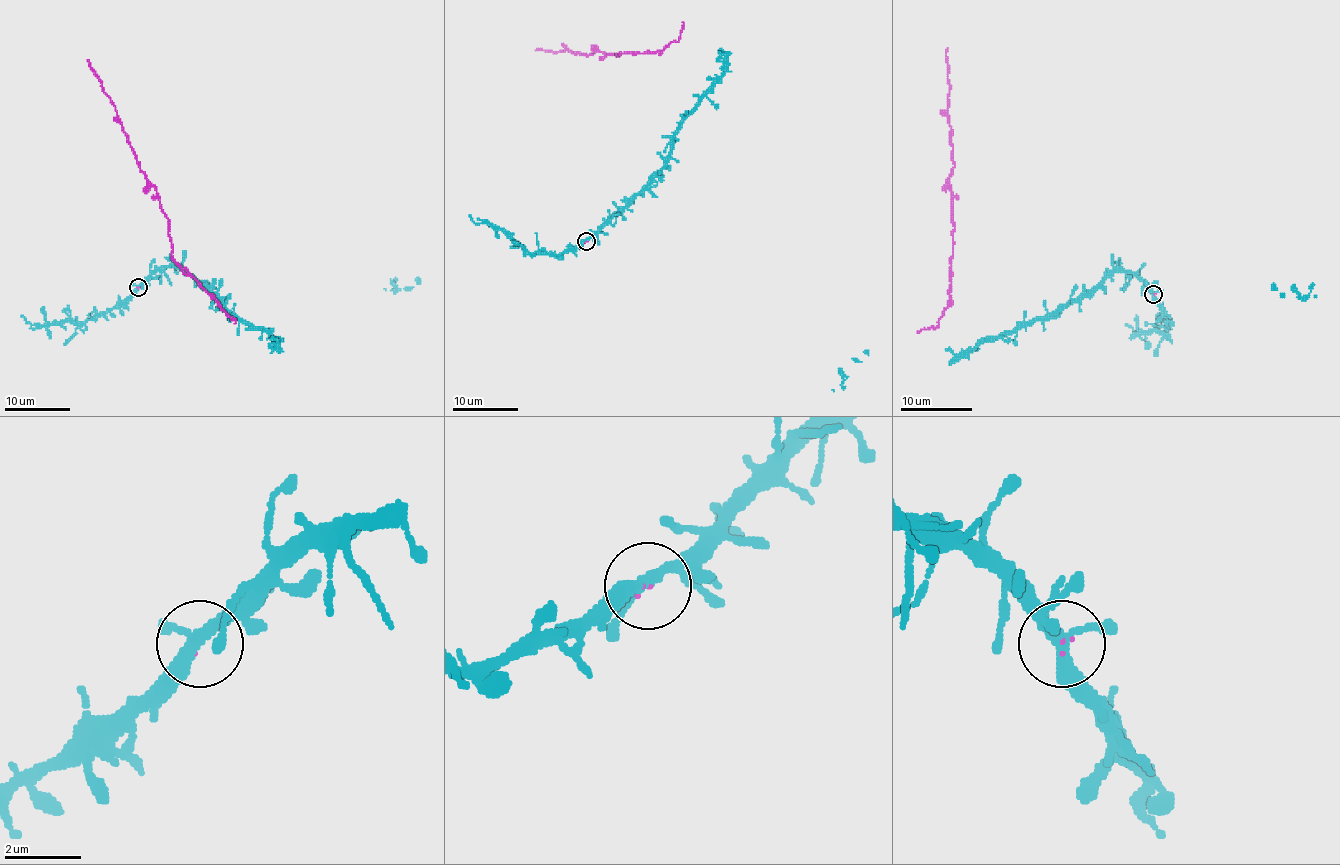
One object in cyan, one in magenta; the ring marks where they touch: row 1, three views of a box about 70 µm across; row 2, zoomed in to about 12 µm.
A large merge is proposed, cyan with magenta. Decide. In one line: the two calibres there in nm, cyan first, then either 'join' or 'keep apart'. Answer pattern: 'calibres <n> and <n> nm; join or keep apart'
calibres 280 and 40 nm; join

